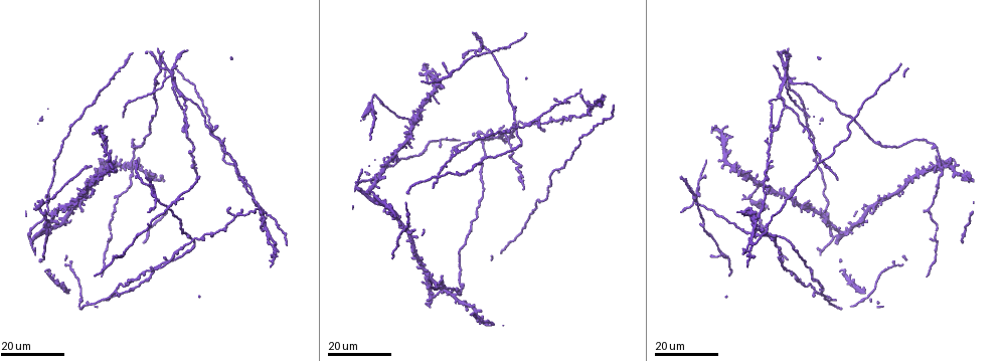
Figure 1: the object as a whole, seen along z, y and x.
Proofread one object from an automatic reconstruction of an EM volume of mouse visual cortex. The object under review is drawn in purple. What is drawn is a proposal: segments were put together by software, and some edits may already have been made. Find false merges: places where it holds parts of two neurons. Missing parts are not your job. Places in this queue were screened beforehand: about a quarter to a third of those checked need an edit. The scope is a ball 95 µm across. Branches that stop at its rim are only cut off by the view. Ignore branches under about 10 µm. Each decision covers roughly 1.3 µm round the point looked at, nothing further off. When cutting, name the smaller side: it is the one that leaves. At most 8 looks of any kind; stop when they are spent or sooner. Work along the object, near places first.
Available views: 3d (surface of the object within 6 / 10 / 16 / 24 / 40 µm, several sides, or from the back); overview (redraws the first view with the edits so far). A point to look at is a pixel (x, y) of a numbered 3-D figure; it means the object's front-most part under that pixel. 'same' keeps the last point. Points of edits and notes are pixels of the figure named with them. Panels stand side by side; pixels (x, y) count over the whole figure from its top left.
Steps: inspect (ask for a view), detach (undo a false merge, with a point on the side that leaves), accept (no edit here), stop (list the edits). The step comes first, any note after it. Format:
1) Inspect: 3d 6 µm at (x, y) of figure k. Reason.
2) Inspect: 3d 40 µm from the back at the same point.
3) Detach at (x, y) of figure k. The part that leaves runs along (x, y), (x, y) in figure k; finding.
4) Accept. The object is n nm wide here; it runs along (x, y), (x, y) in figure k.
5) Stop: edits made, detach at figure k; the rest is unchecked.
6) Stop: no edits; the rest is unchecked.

Inspect: 3d 24 µm at (481, 47) of figure 1. Looks like a crossing.

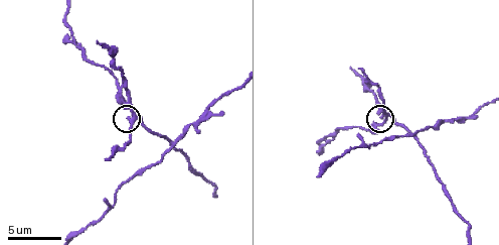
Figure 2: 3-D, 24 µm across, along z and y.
Inspect: 3d 10 µm at (385, 117) of figure 2.

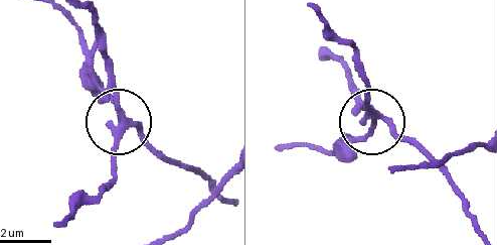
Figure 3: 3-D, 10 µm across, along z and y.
Detach at (115, 163) of figure 3. 4 arms meet here; a second neuron is stuck on.

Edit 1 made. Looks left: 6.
Inspect: 3d 16 µm at (943, 167) of figure 1. Four arms meet.

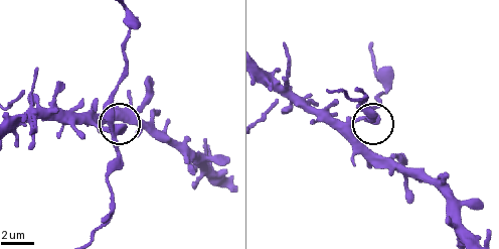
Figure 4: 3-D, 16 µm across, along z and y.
Inspect: 3d 10 µm at (362, 120) of figure 4.

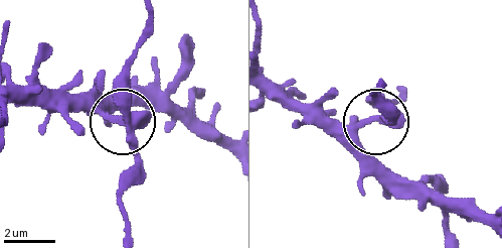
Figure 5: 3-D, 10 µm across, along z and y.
Accept. One neuron here.

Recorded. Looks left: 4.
Inspect: 3d 16 µm at (48, 210) of figure 1. Three-way junction.

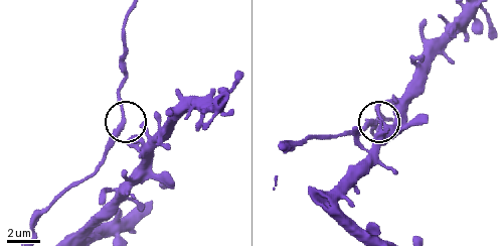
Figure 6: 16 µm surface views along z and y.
Inspect: 3d 6 µm at (123, 122) of figure 6.

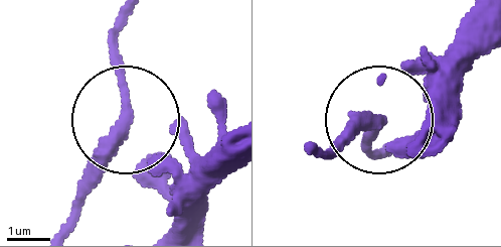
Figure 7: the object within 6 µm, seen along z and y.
Accept. 3 arms meet here; continuous, no second neuron.

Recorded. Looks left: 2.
Inspect: 3d 24 µm at (438, 175) of figure 1. Four or more arms meet.

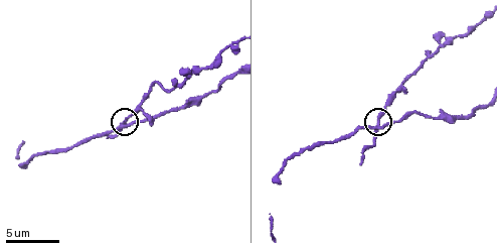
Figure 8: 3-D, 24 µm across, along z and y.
Inspect: 3d 10 µm at (384, 126) of figure 8.

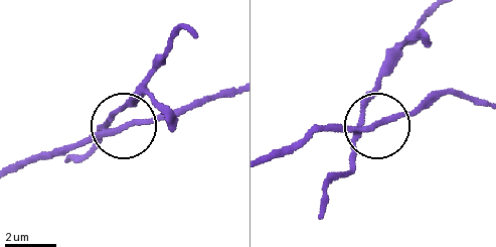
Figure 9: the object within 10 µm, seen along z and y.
Detach at (354, 166) of figure 9. 4 arms meet here; the part that leaves runs along (358, 130), (380, 67), (430, 15) in figure 9; a second neuron is stuck on.

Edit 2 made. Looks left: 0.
Stop: edits made, detach at figure 3, detach at figure 9; the rest is unchecked.

